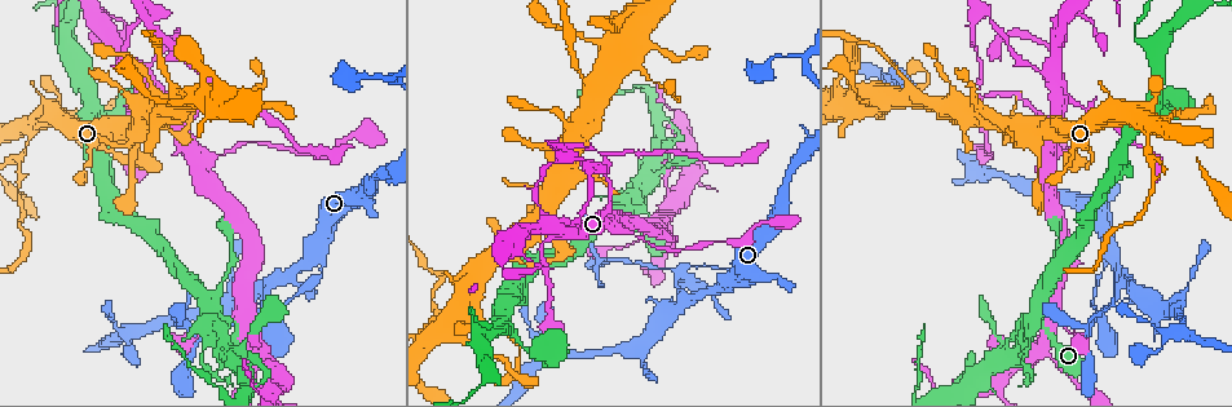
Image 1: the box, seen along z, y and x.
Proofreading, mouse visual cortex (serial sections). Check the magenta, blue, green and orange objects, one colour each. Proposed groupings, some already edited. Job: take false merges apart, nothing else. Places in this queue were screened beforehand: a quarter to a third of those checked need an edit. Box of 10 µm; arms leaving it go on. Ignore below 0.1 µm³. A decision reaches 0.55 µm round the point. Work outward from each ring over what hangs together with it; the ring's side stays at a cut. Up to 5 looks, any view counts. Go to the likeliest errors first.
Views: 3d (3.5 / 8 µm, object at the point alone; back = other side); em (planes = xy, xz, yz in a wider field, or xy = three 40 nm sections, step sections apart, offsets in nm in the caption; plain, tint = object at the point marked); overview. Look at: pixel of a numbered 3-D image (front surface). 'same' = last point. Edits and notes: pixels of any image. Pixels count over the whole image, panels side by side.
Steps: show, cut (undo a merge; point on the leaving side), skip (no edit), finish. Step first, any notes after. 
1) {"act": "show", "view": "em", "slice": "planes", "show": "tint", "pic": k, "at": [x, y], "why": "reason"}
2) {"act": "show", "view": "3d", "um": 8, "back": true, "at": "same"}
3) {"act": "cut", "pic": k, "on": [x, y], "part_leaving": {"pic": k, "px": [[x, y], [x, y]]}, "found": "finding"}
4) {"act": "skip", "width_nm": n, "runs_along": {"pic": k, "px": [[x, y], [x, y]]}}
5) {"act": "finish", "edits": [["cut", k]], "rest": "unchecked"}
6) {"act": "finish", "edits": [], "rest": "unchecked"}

{"act": "show", "view": "3d", "um": 8, "pic": 1, "at": [535, 202], "why": "thin neck"}

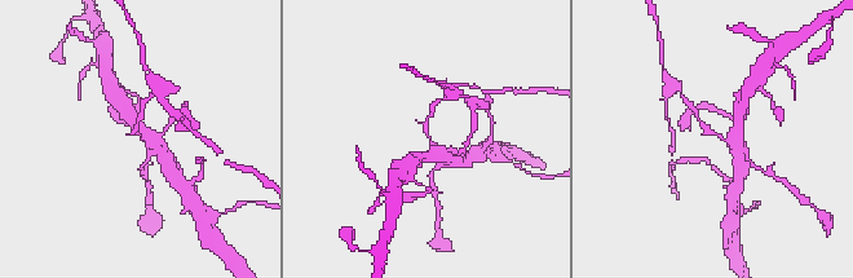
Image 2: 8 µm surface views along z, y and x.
{"act": "show", "view": "em", "slice": "xy", "step": 3, "show": "tint", "at": "same", "arm_widths_nm": [150, 450], "why": "shape alone is not enough"}

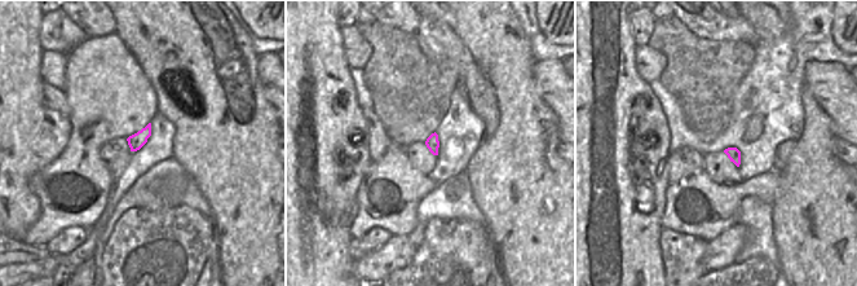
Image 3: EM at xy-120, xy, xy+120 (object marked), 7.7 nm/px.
{"act": "skip", "runs_along": {"pic": 2, "px": [[739, 145], [708, 131], [693, 106]]}, "found": "all the same cell"}

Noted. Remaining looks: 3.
{"act": "show", "view": "3d", "um": 3.5, "pic": 1, "at": [221, 318], "why": "three-way junction"}

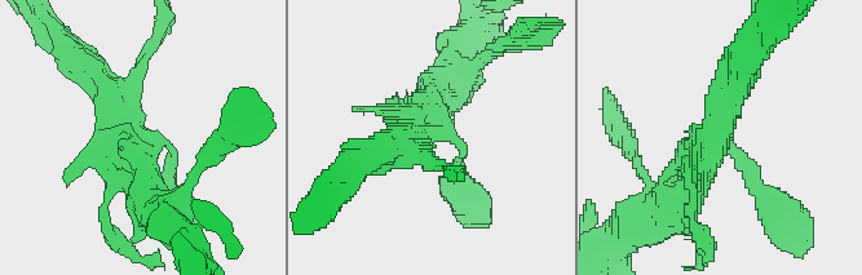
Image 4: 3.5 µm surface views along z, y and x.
{"act": "show", "view": "em", "slice": "planes", "show": "tint", "pic": 4, "at": [427, 135]}

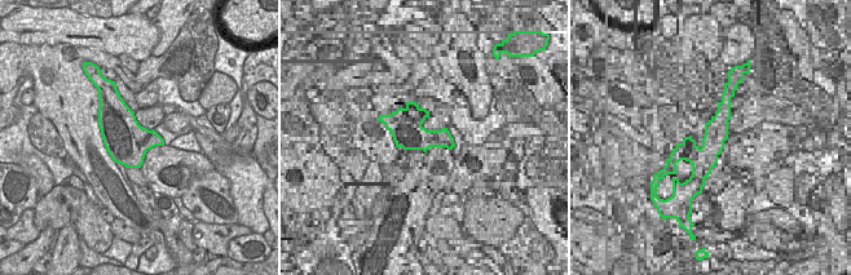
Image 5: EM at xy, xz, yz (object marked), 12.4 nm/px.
{"act": "skip", "runs_along": {"pic": 4, "px": [[168, 190], [92, 75]]}, "found": "continuous, no second cell"}

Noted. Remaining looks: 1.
{"act": "finish", "edits": [], "rest": "unchecked"}

